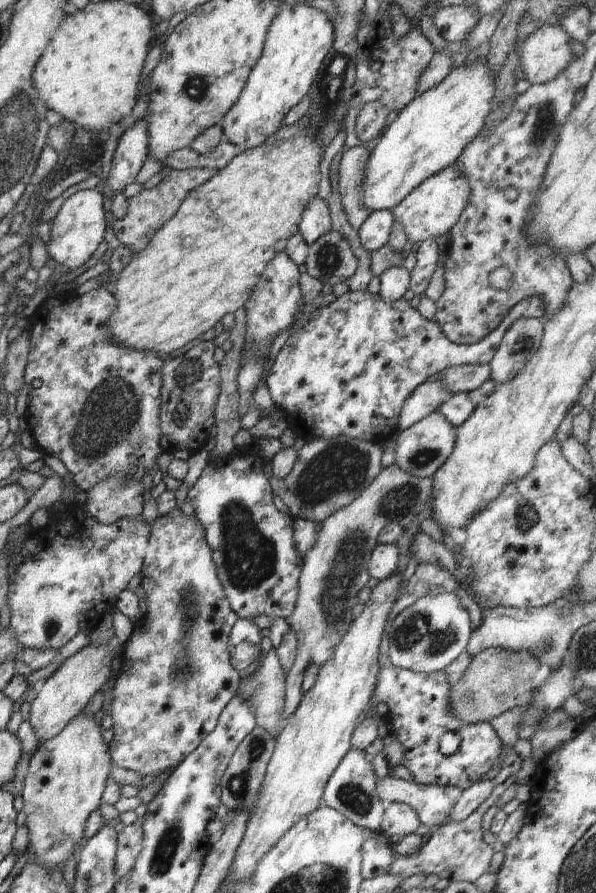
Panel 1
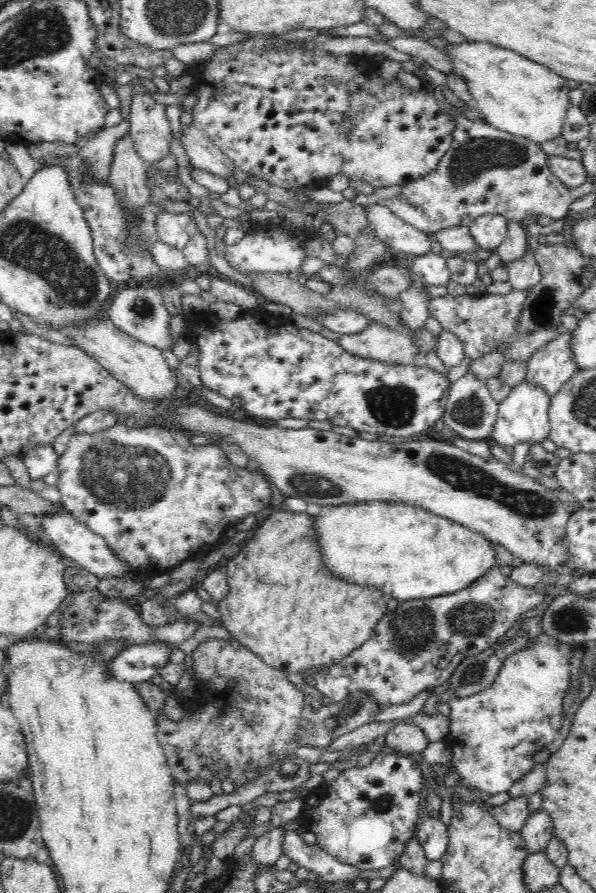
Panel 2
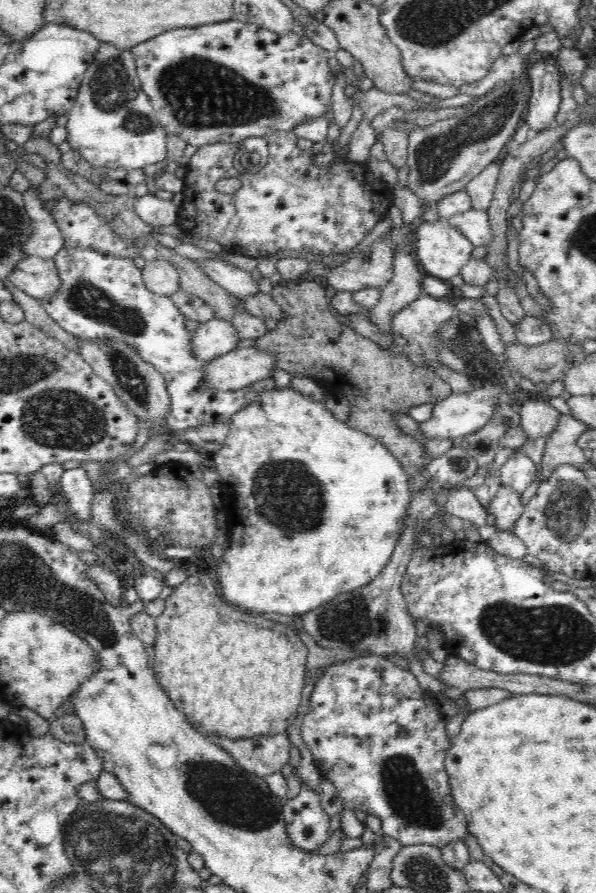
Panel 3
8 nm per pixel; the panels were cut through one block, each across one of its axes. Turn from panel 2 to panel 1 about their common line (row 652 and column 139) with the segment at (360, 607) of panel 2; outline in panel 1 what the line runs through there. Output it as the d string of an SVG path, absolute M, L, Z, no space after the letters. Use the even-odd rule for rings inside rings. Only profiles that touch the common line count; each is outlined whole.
M294 124L292 126L282 126L276 135L270 136L266 142L262 142L257 148L242 151L224 168L219 169L212 178L208 178L204 184L190 190L188 196L182 200L178 212L150 238L150 242L146 242L146 248L142 252L138 252L136 256L118 273L114 273L112 280L116 282L114 293L111 293L116 300L116 310L110 316L110 338L118 344L118 346L126 346L138 352L152 352L157 356L167 357L176 350L182 350L186 344L200 338L207 330L213 328L218 320L221 320L225 314L236 312L239 308L244 307L246 300L250 298L254 286L258 284L262 272L268 266L268 262L278 254L285 252L286 243L292 234L298 232L298 224L302 219L302 212L308 204L308 200L317 194L319 190L320 164L323 158L322 144L318 142L318 138L314 134L308 132L308 126L302 124Z

